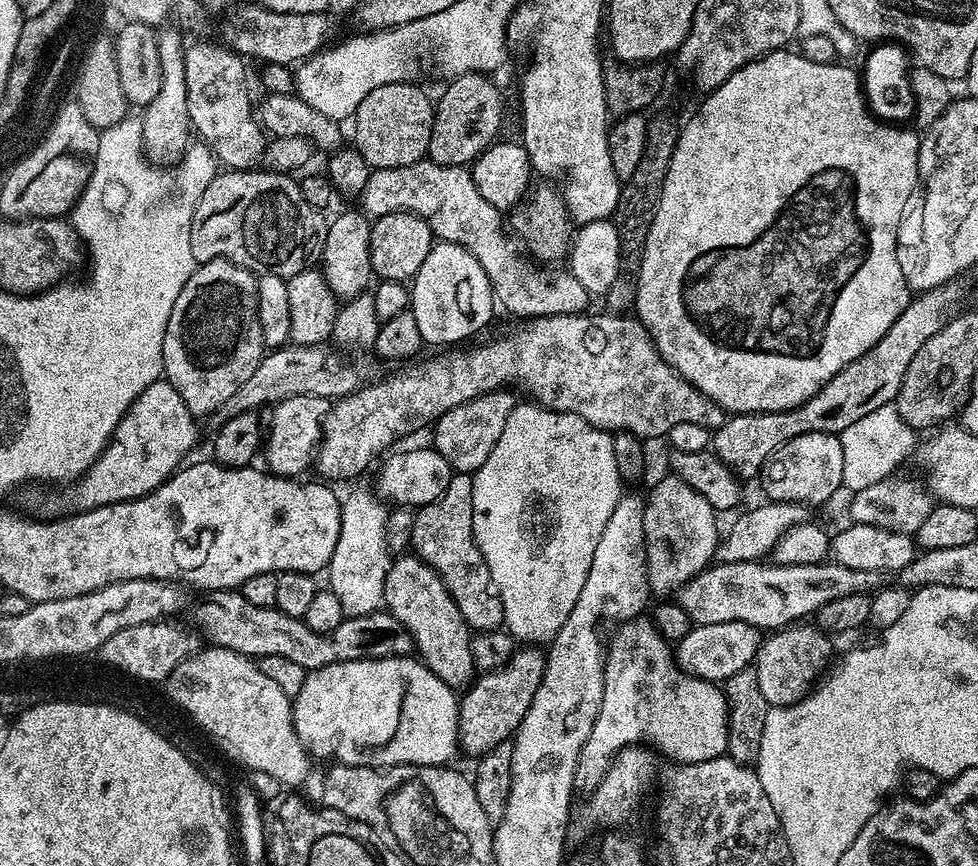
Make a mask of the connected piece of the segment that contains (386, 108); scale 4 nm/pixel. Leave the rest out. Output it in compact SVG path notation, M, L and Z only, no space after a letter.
M407 83L387 84L378 86L378 90L370 90L370 94L362 98L354 117L354 147L360 151L362 158L366 158L368 165L390 168L397 164L416 164L425 159L434 108L431 103L420 105L408 93L408 88Z

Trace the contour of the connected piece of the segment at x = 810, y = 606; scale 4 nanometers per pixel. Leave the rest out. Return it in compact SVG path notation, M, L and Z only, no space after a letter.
M716 562L681 586L678 603L693 625L746 622L761 630L787 628L793 622L816 614L824 604L854 594L852 584L856 584L856 580L868 580L868 576L854 576L853 573L854 570L835 562Z

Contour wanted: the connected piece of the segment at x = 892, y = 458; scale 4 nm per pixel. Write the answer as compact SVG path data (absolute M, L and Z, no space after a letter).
M884 404L878 410L870 410L870 414L866 414L862 418L852 421L850 426L846 426L839 433L842 442L842 478L844 479L843 487L849 493L858 490L866 490L866 486L874 486L878 482L888 479L897 471L896 468L903 462L904 458L913 453L917 447L917 433L912 427L906 424L898 414L898 410L892 404Z

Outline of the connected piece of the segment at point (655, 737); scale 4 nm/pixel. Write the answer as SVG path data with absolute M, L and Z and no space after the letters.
M651 619L625 620L607 641L604 657L604 693L602 694L602 726L592 729L590 738L578 754L574 770L573 789L577 793L591 794L608 773L616 755L629 746L647 742L658 750L661 757L669 756L672 762L697 764L710 758L725 755L728 750L728 698L719 683L692 676L677 666L669 641L653 626Z

